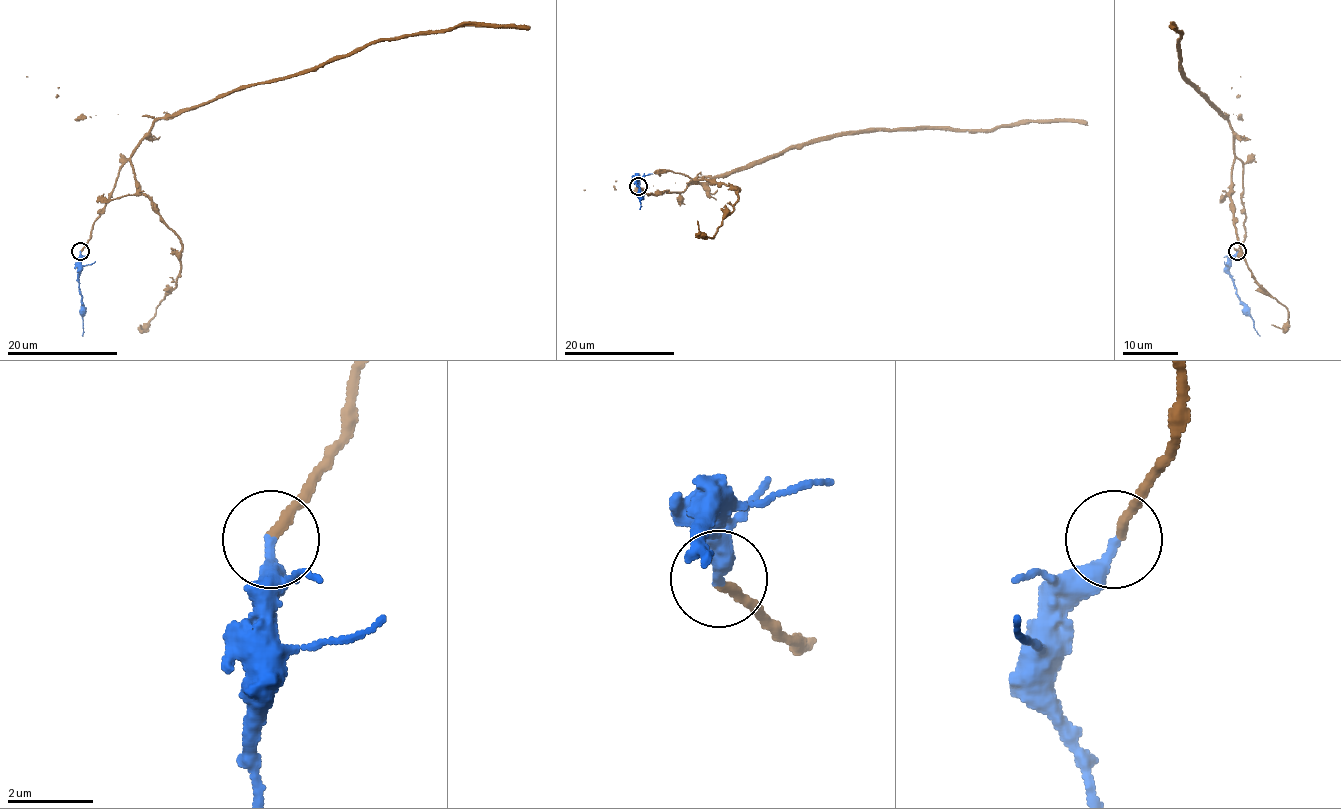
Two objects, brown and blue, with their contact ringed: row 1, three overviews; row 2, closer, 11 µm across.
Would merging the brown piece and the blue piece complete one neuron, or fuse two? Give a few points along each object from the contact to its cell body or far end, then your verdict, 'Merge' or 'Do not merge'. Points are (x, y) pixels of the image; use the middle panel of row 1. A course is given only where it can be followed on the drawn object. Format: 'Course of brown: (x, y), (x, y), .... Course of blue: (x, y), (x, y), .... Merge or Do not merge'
Course of brown: (638, 187), (647, 194), (681, 193), (791, 147), (854, 131), (992, 129), (1021, 121), (1087, 125). Course of blue: (638, 186), (640, 209). Merge

